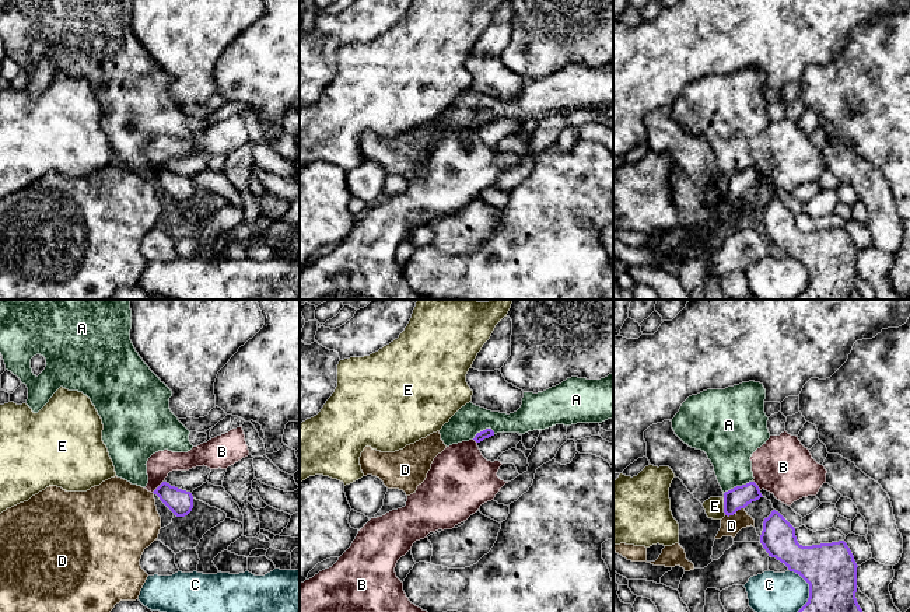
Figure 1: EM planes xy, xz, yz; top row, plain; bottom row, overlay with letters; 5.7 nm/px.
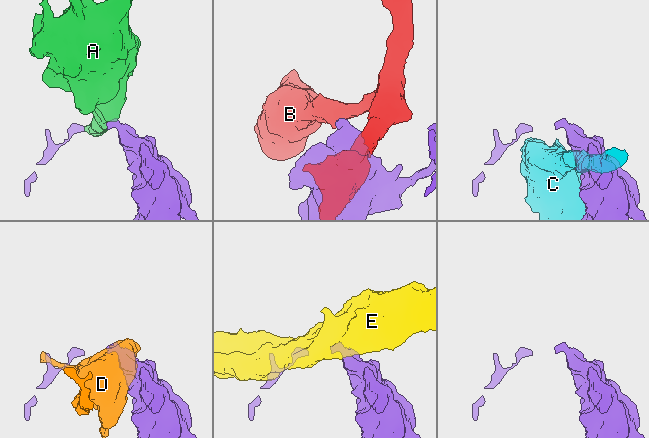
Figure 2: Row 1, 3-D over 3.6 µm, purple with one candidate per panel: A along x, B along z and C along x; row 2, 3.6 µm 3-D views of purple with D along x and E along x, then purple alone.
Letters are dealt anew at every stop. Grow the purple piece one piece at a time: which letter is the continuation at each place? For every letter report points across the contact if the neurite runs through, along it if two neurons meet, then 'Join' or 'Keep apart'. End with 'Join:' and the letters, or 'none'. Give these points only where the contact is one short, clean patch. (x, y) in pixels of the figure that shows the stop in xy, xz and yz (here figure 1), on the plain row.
A: Keep apart
B: Boundary: xy (163, 167), (151, 178). Keep apart
C: Keep apart
D: Keep apart
E: Boundary: yz (723, 184), (723, 198), (725, 200). Keep apart
Join: none

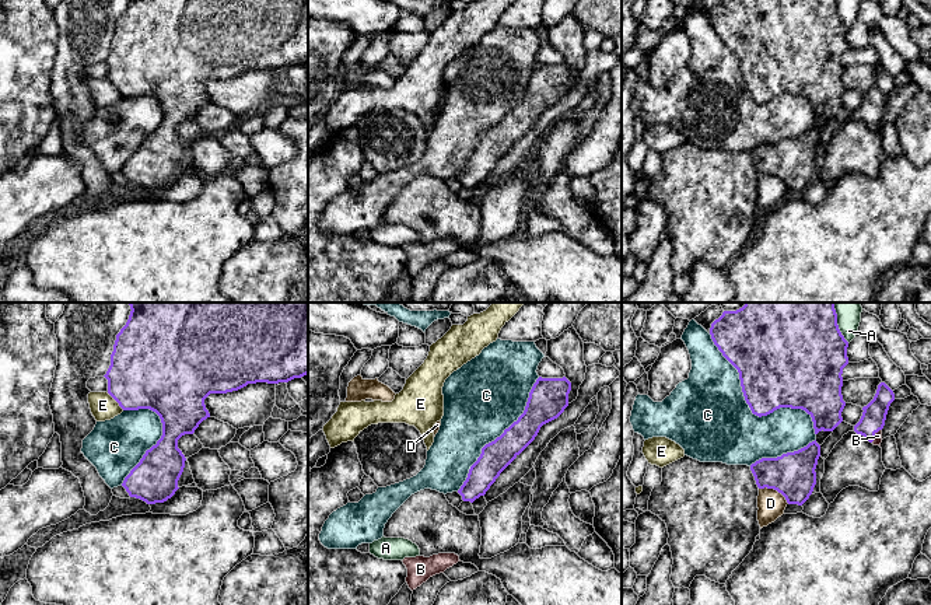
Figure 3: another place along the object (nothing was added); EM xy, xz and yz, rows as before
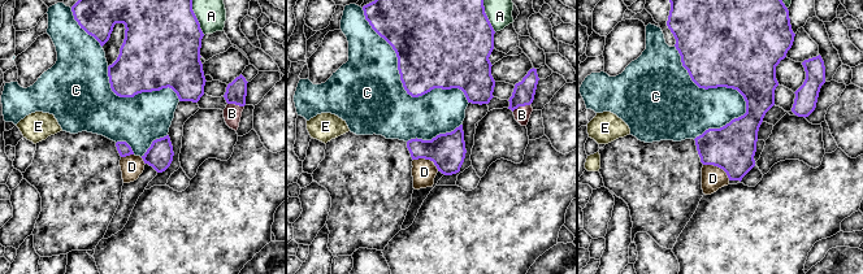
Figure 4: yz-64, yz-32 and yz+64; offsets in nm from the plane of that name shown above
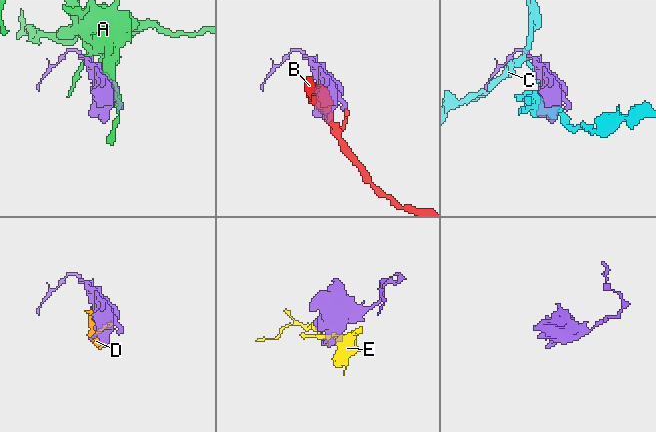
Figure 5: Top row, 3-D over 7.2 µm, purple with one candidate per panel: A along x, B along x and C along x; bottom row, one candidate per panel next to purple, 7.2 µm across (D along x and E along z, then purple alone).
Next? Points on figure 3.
A: Keep apart
B: Path across: yz (872, 107), (874, 122), (878, 122). Join
C: Keep apart
D: Keep apart
E: Keep apart
Join: B

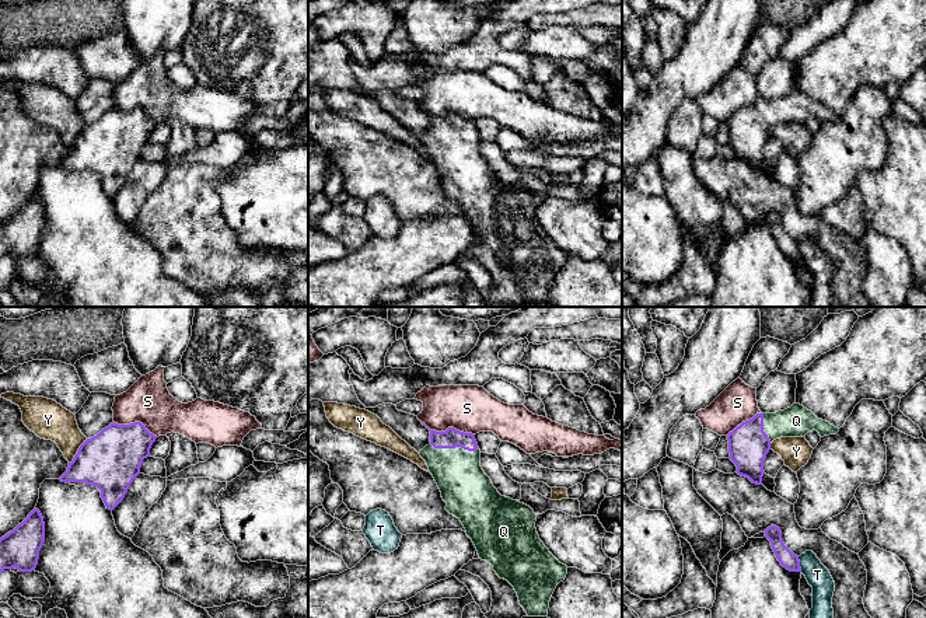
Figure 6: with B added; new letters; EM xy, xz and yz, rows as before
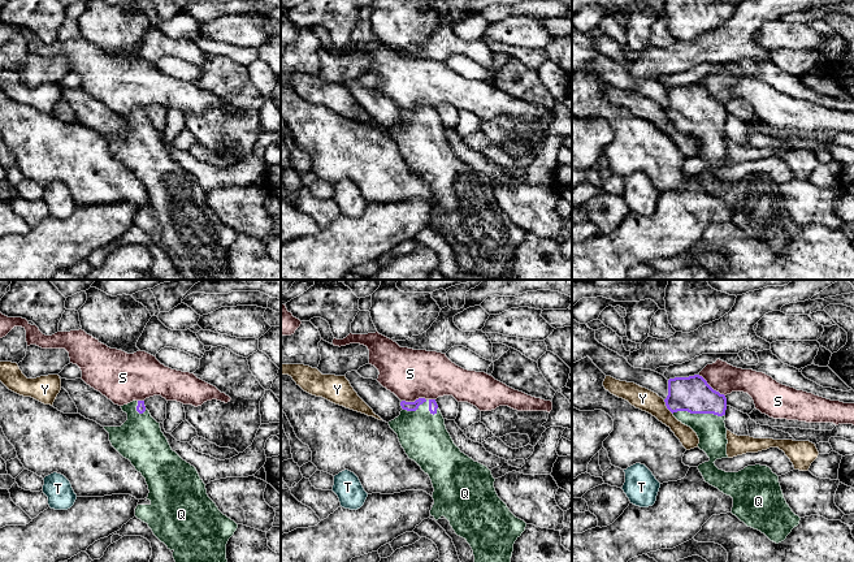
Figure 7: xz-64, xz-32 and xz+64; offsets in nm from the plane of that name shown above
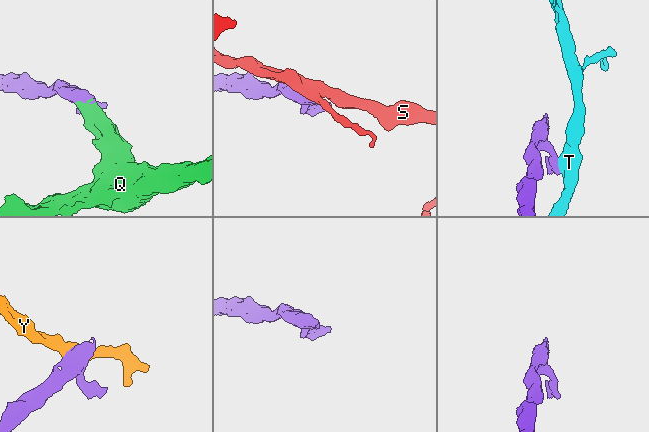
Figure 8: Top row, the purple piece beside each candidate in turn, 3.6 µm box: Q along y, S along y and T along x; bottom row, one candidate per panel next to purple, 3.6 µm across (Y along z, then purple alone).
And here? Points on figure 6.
Q: Path across: xz (451, 124), (454, 133), (455, 154), (465, 174). Join
S: Boundary: xz (422, 108), (436, 117), (455, 114), (474, 121). Keep apart
T: Keep apart
Y: Keep apart
Join: Q

